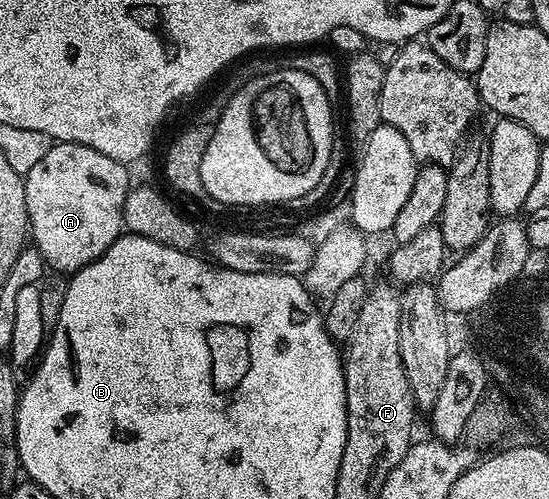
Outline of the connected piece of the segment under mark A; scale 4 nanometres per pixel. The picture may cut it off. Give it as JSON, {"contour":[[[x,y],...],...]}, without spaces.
{"contour":[[[56,142],[41,157],[38,165],[33,165],[25,176],[25,201],[27,202],[27,222],[29,239],[41,253],[44,264],[55,273],[74,273],[89,265],[109,249],[118,239],[123,226],[123,206],[129,190],[128,168],[116,156],[105,157],[97,149],[89,149],[80,143]]]}

